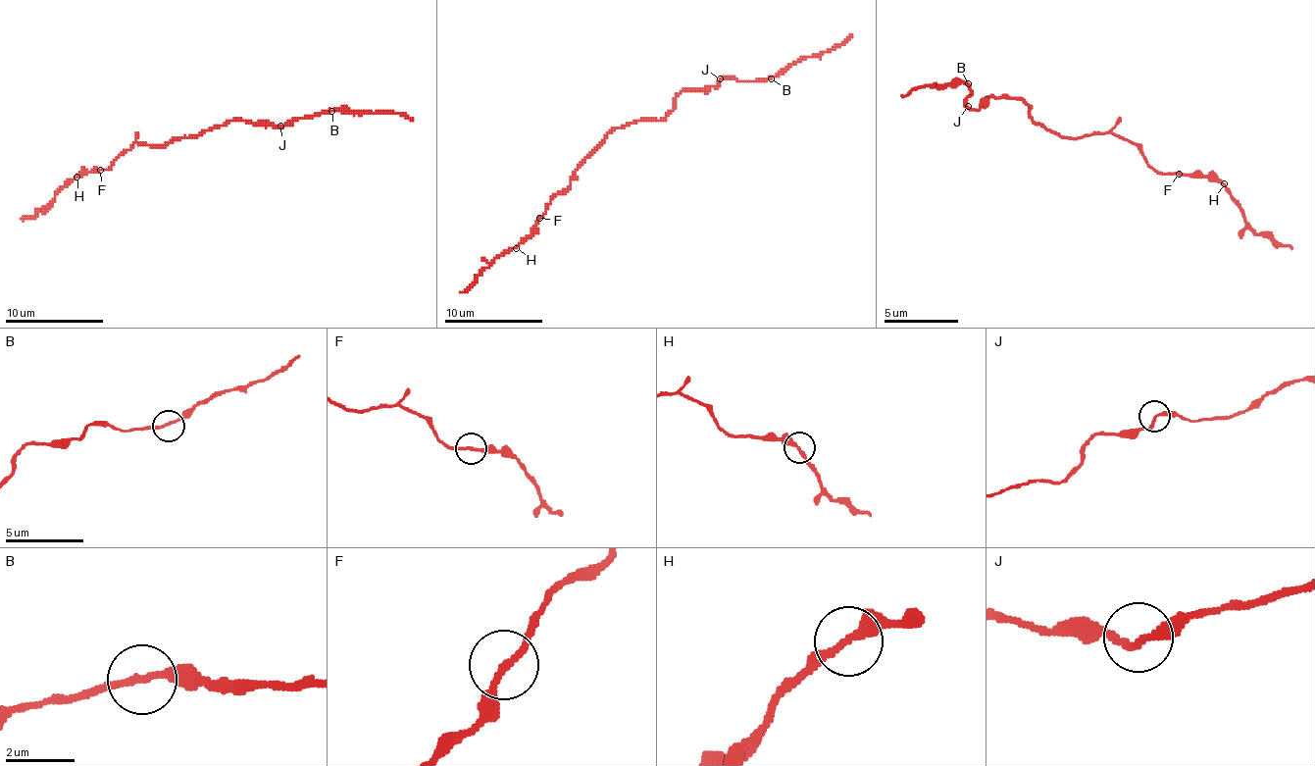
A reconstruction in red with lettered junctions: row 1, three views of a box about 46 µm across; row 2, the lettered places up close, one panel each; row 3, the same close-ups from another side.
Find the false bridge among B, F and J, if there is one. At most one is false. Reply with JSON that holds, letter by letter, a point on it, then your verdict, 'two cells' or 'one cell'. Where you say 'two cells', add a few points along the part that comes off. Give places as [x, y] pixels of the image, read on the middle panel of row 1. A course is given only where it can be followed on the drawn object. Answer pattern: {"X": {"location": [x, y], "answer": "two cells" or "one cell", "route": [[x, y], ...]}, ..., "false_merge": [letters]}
{"B": {"location": [771, 78], "answer": "one cell"}, "F": {"location": [539, 218], "answer": "two cells", "route": [[538, 219], [535, 229], [460, 292]]}, "J": {"location": [720, 78], "answer": "one cell"}, "false_merge": ["F"]}

